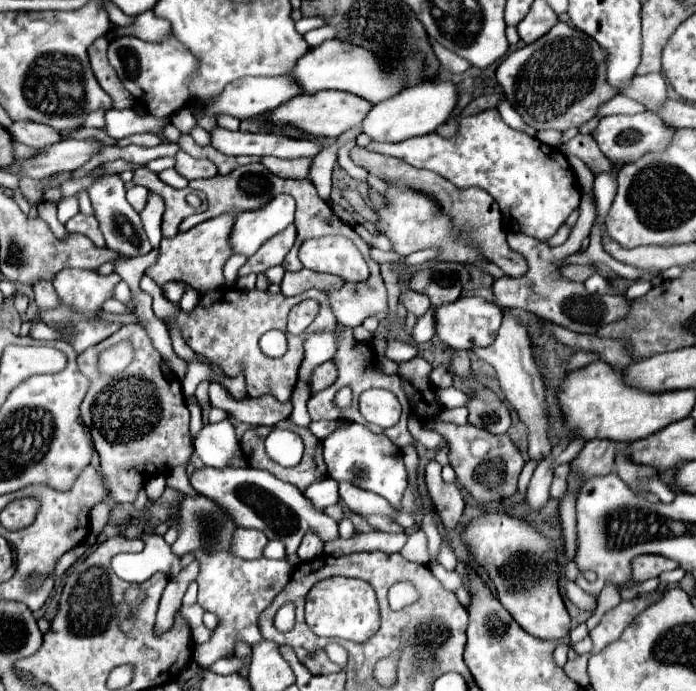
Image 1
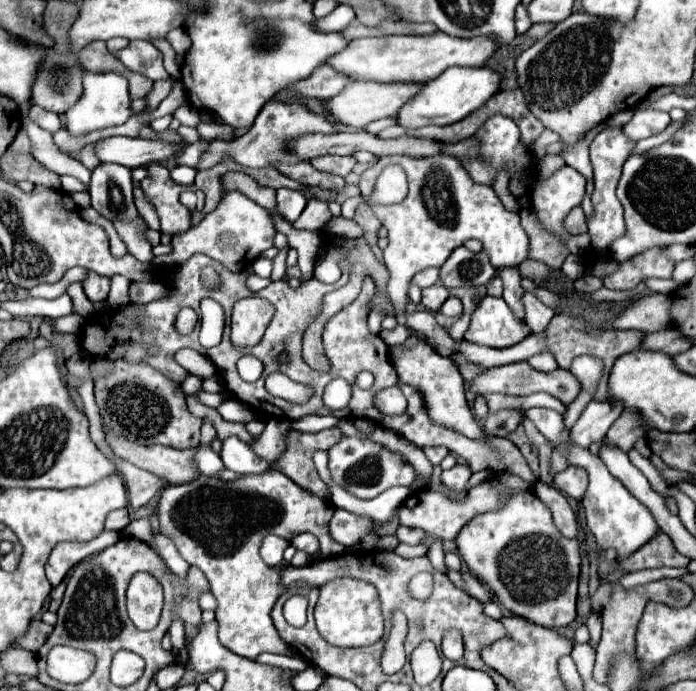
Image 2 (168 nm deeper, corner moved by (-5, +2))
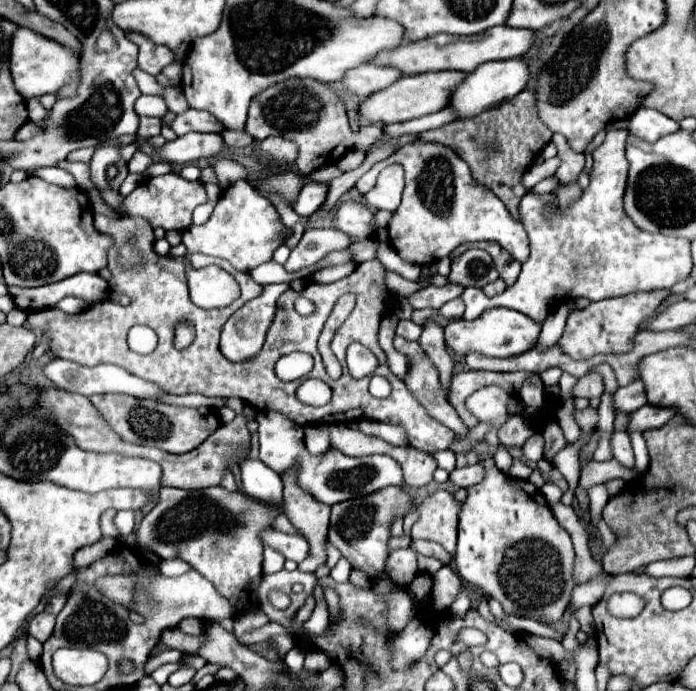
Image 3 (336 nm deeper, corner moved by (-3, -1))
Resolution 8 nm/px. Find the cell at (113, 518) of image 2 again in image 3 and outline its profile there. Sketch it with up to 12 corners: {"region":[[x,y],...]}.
{"region":[[107,510],[101,516],[103,536],[119,536],[113,524],[115,510]]}

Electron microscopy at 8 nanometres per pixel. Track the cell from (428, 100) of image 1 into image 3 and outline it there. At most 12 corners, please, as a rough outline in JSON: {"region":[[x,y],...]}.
{"region":[[521,58],[481,64],[451,92],[457,120],[513,98],[529,68]]}

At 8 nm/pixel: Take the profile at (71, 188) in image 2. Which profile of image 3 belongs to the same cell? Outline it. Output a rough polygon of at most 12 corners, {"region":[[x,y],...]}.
{"region":[[41,168],[33,174],[45,182],[75,188],[75,178],[61,168]]}

